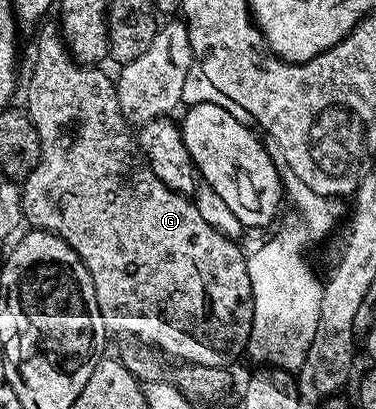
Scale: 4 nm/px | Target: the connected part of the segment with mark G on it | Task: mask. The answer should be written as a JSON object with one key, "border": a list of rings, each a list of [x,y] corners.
{"border":[[[52,21],[52,23],[44,22],[42,26],[38,28],[39,31],[39,40],[35,43],[35,72],[31,75],[31,80],[27,83],[27,103],[25,102],[25,110],[28,115],[31,116],[33,125],[37,129],[37,137],[41,141],[41,157],[39,158],[39,164],[33,169],[33,173],[28,179],[22,180],[21,190],[23,192],[23,218],[26,222],[30,224],[32,228],[42,229],[45,231],[51,231],[54,235],[60,235],[65,242],[67,242],[71,248],[77,253],[77,257],[81,257],[81,261],[85,265],[85,269],[89,269],[89,273],[93,277],[93,289],[97,293],[97,305],[101,309],[101,317],[103,318],[103,323],[108,329],[112,332],[115,331],[124,331],[127,334],[127,337],[130,337],[132,340],[148,343],[150,347],[156,347],[159,351],[165,352],[167,356],[176,360],[182,361],[184,363],[196,363],[197,365],[213,365],[214,367],[227,367],[231,365],[231,362],[240,354],[241,356],[247,350],[247,342],[251,340],[251,326],[253,325],[253,289],[249,285],[249,269],[247,268],[247,255],[245,251],[242,251],[240,244],[236,240],[230,239],[227,236],[223,236],[213,229],[212,225],[209,225],[208,222],[201,217],[195,208],[194,202],[188,196],[178,195],[175,191],[170,191],[168,187],[156,175],[152,173],[147,164],[147,160],[143,158],[142,154],[137,150],[136,140],[133,138],[132,132],[131,135],[127,130],[129,130],[129,124],[126,119],[124,119],[123,114],[119,109],[119,102],[115,96],[115,83],[113,82],[112,76],[111,79],[103,71],[95,71],[99,69],[92,69],[87,65],[80,65],[73,58],[70,51],[67,49],[67,42],[63,40],[61,34],[61,27],[58,22]]]}

